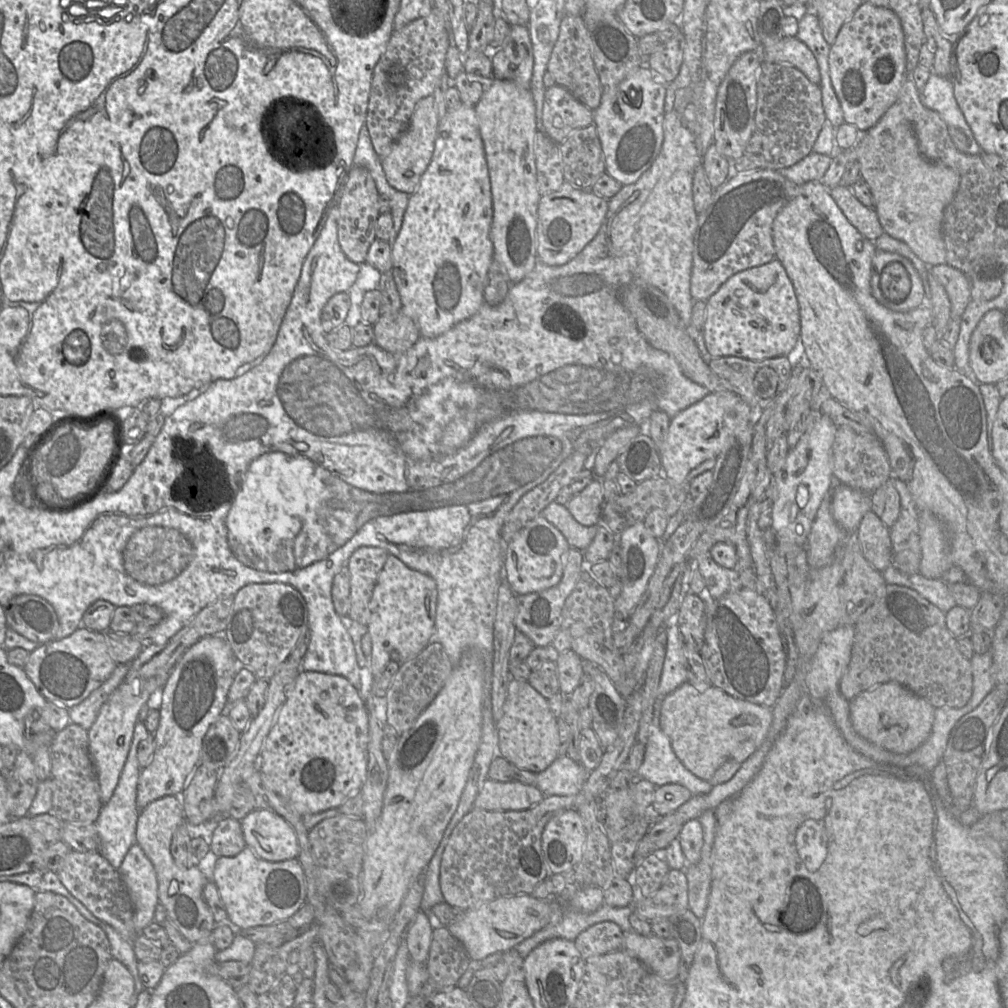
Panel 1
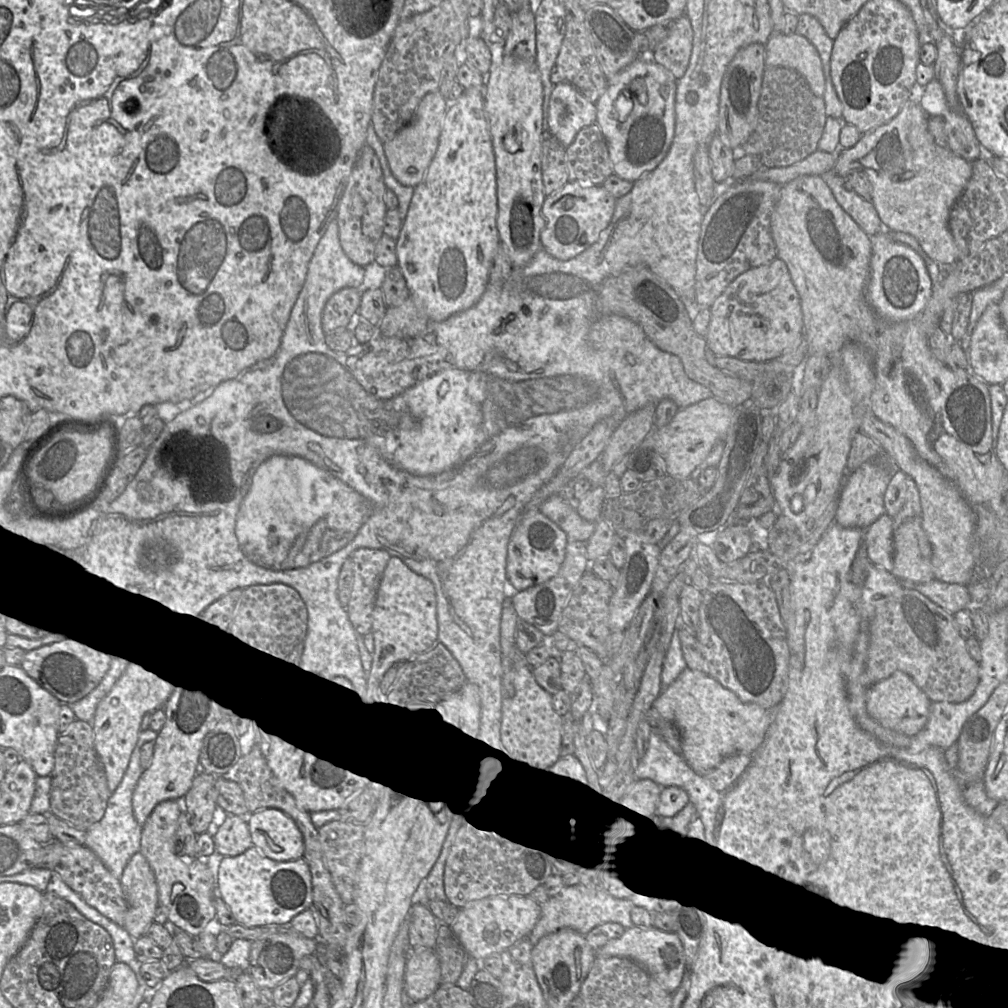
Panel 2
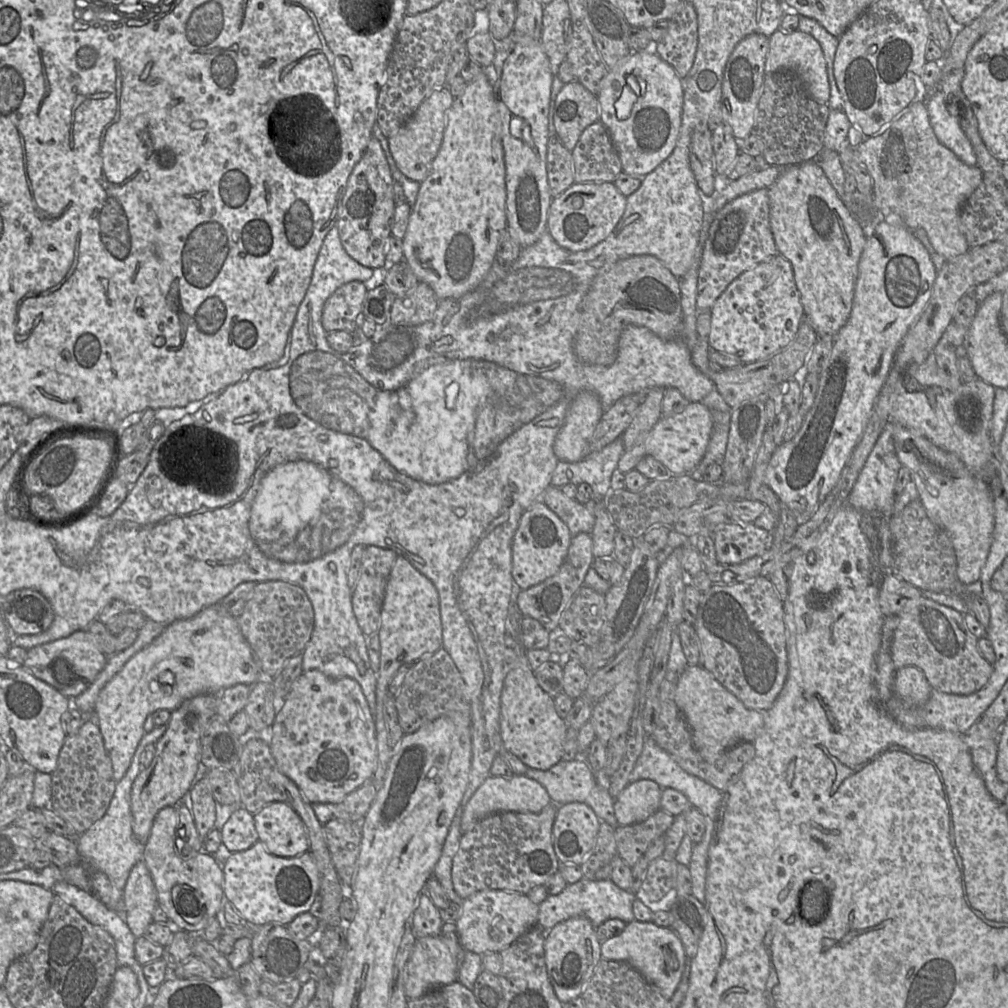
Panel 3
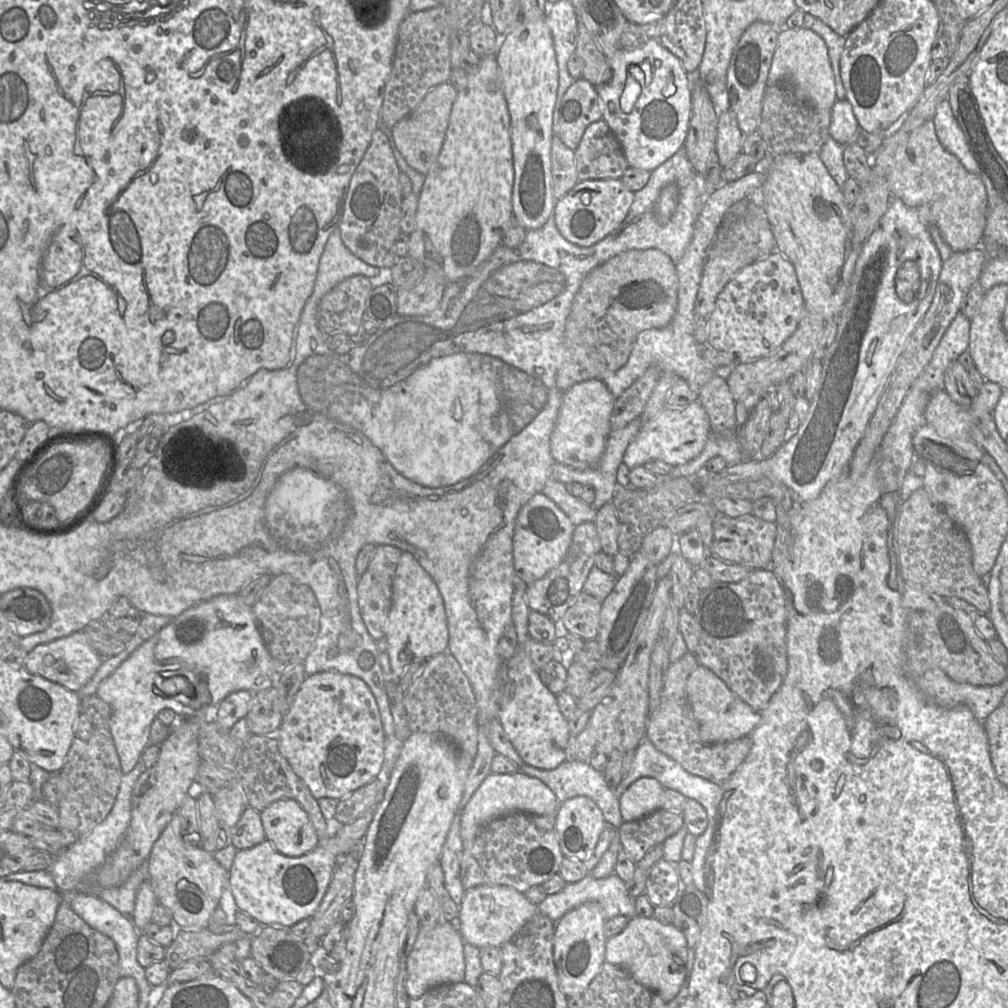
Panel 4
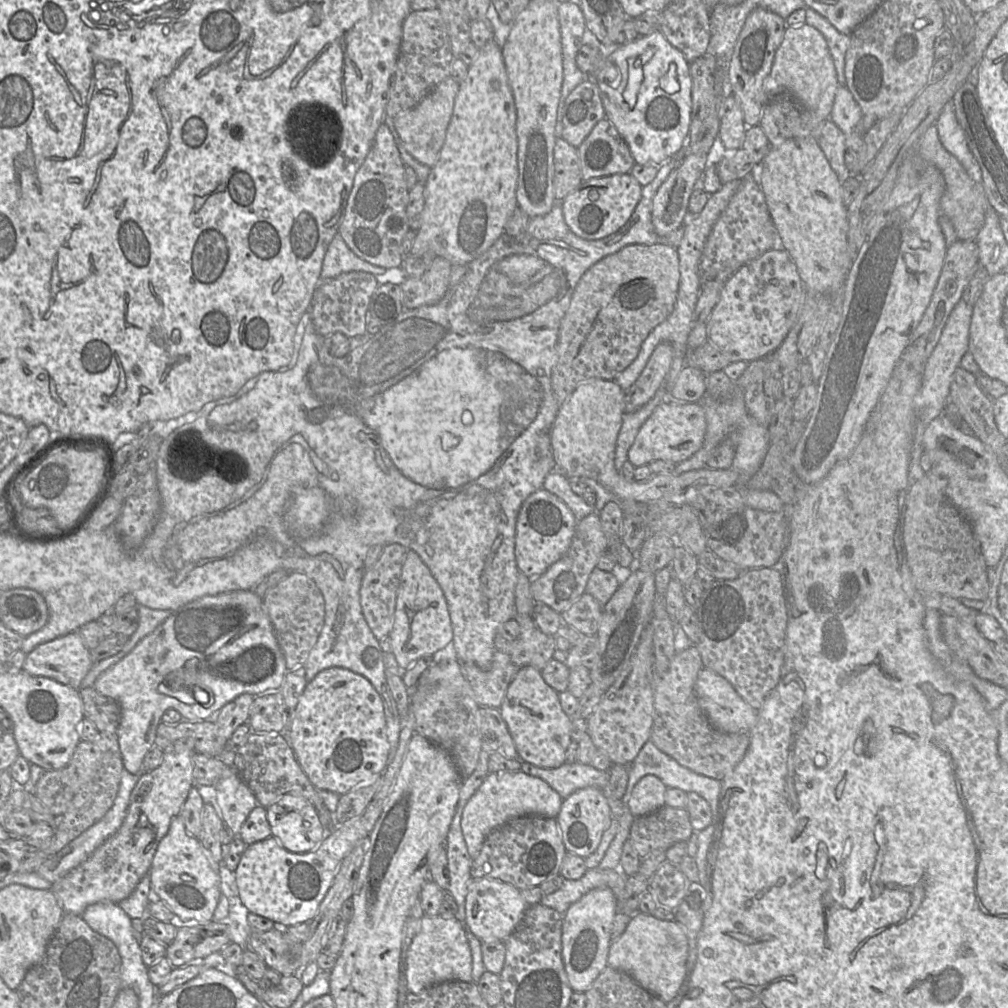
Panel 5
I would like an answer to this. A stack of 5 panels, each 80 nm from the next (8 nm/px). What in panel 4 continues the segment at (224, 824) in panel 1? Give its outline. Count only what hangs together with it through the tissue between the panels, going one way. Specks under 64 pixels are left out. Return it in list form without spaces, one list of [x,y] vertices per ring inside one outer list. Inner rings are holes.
[[[248,806],[236,825],[226,831],[230,844],[237,850],[252,848],[266,840],[260,814]]]

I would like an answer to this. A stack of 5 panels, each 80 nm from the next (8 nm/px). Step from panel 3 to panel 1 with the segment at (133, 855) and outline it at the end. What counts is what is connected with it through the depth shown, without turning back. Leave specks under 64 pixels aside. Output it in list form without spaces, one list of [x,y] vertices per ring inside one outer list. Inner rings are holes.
[[[137,721],[134,727],[130,750],[120,774],[117,786],[109,801],[102,806],[100,814],[95,821],[99,836],[99,852],[115,868],[119,869],[128,850],[136,843],[136,825],[140,810],[136,805],[138,781],[141,768],[137,759],[139,743],[146,739],[150,733],[144,722]]]

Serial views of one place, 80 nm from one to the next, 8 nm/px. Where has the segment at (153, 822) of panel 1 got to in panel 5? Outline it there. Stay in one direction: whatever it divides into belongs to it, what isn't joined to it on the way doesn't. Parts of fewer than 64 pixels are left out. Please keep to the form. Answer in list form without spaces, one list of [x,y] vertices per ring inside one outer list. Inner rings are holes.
[[[176,816],[172,819],[167,834],[159,842],[149,870],[152,894],[155,899],[162,900],[182,921],[208,923],[222,895],[219,868],[220,866],[215,864],[204,851],[199,839],[186,832],[182,818]]]

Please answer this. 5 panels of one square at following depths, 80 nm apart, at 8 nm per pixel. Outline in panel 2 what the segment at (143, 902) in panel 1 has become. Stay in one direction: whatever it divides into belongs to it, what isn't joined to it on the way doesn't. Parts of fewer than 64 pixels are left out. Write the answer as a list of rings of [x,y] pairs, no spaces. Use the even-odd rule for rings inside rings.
[[[140,851],[128,861],[120,882],[128,904],[123,927],[137,940],[154,922],[155,911],[159,905],[154,872]]]

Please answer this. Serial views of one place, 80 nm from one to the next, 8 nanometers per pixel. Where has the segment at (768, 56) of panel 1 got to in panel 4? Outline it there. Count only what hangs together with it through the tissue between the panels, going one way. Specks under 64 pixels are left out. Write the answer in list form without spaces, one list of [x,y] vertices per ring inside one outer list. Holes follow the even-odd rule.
[[[805,27],[782,28],[769,69],[767,86],[787,83],[797,97],[817,109],[831,110],[836,98],[833,70],[825,41],[814,31]]]

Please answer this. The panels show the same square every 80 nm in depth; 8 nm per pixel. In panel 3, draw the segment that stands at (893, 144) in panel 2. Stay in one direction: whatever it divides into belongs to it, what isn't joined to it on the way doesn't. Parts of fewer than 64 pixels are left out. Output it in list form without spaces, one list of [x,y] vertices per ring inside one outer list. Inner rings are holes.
[[[912,101],[888,126],[868,136],[857,147],[857,156],[866,164],[873,181],[874,207],[888,223],[904,223],[907,228],[922,228],[937,253],[946,259],[965,253],[969,246],[960,230],[960,211],[966,199],[982,182],[982,171],[965,164],[941,144],[930,124],[925,102]]]

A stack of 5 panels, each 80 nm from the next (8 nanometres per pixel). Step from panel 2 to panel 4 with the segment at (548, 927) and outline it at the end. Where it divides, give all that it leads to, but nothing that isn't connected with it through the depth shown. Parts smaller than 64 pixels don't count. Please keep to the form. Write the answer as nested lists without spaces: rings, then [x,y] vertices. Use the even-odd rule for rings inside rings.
[[[588,874],[576,883],[566,884],[560,892],[547,895],[537,907],[538,913],[547,916],[554,922],[560,920],[569,911],[588,902],[598,903],[604,910],[606,920],[615,916],[625,916],[631,919],[637,915],[634,900],[627,891],[626,882],[621,880],[616,874],[601,879],[594,878],[591,874]]]

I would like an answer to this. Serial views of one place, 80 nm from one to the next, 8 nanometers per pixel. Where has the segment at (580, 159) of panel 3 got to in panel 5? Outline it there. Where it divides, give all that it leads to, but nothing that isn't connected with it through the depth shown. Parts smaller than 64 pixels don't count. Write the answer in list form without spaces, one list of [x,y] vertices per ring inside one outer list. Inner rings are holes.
[[[599,121],[577,148],[583,181],[630,173],[636,164],[628,144],[611,121]]]

